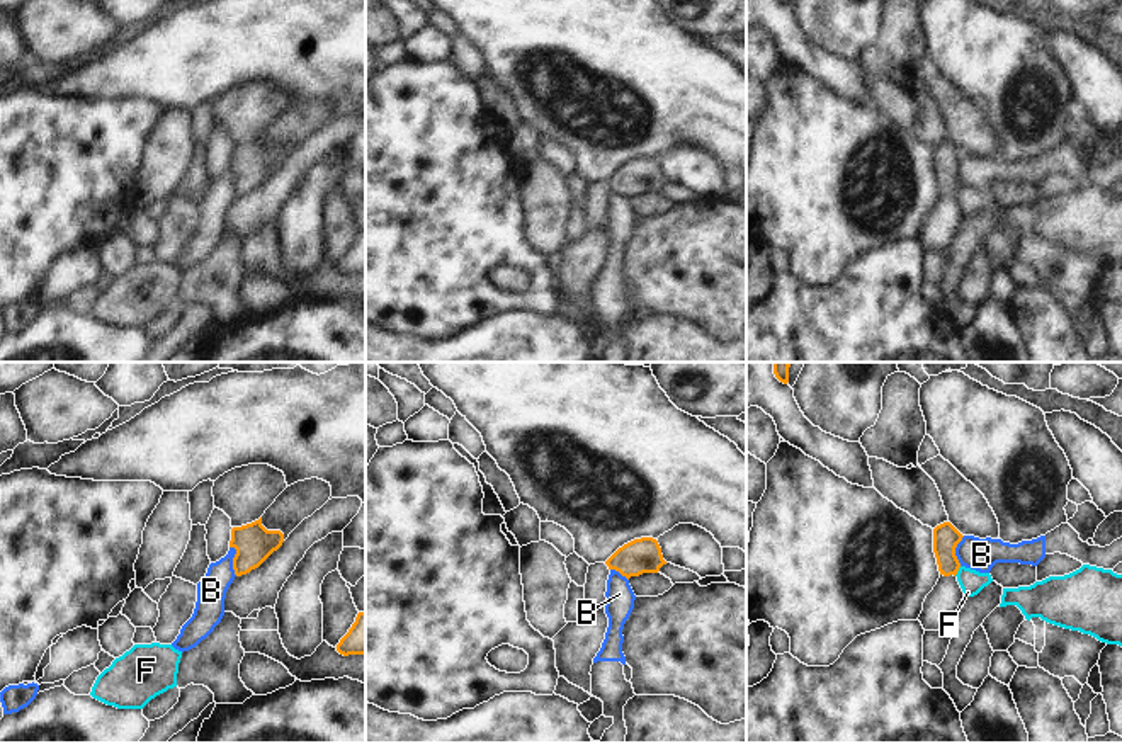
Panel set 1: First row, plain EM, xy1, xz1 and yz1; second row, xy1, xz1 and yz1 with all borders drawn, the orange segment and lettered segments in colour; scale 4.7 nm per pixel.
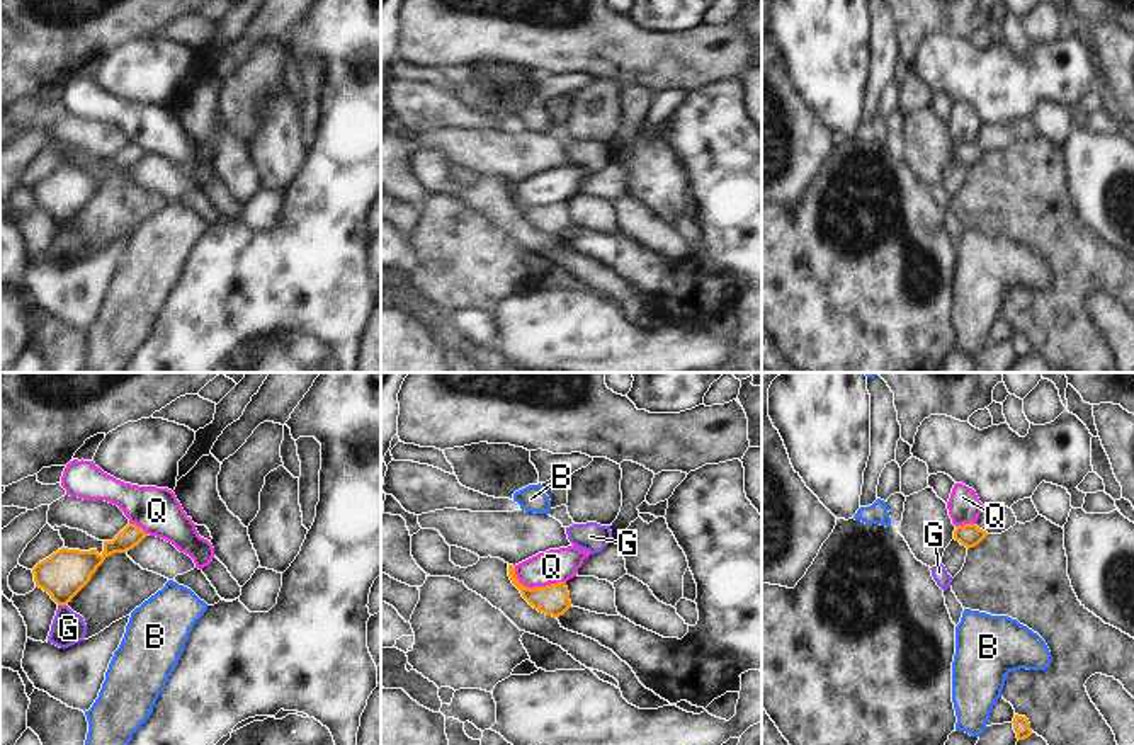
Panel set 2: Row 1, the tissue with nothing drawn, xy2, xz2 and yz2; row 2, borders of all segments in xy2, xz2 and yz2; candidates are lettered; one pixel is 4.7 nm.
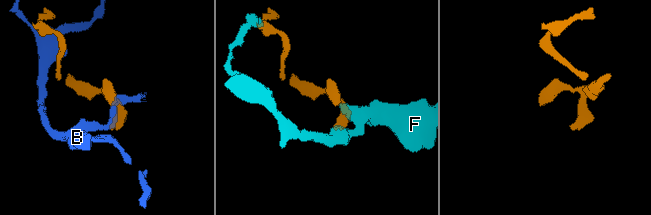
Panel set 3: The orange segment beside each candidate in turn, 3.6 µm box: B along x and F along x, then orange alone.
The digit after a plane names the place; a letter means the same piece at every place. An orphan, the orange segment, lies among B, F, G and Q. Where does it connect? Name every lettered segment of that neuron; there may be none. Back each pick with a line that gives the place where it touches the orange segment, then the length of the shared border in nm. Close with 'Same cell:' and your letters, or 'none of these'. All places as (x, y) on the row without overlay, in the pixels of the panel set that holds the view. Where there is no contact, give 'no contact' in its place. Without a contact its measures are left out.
F: yz1 (957, 189) | 60 nm
Same cell: F

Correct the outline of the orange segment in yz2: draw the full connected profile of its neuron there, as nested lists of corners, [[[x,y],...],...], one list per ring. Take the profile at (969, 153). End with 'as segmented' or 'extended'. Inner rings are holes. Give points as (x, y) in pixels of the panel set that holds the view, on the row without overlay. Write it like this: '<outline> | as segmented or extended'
[[[976,143],[955,145],[954,158],[962,165],[974,167],[988,155],[986,150],[979,148]]] | as segmented

